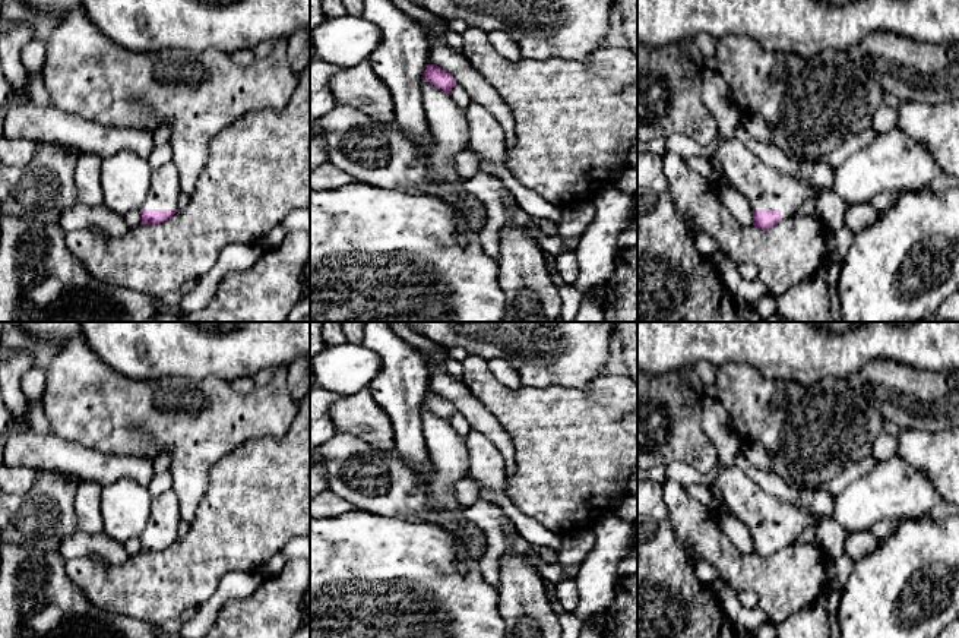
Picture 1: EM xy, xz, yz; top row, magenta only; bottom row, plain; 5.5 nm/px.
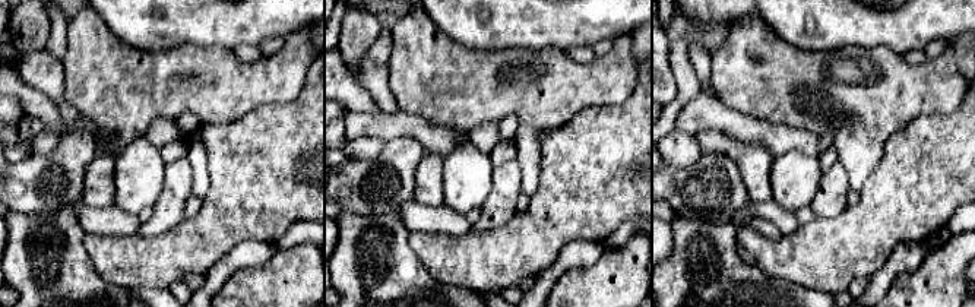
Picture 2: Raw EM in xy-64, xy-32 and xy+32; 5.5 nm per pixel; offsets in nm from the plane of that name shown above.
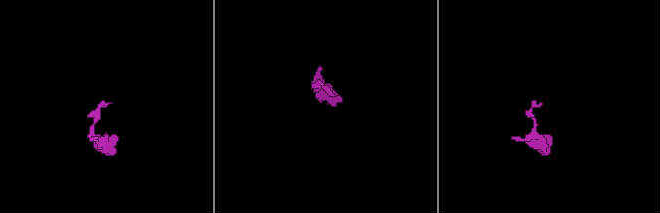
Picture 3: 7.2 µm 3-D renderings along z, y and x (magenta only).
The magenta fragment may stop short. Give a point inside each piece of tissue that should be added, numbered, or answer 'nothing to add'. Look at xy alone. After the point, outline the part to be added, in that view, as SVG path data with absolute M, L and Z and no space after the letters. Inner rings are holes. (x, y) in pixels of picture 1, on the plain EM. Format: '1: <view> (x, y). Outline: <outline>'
1: xy (165, 508). Outline: M170 489L158 498L151 499L151 521L140 537L177 537L180 522L180 502Z

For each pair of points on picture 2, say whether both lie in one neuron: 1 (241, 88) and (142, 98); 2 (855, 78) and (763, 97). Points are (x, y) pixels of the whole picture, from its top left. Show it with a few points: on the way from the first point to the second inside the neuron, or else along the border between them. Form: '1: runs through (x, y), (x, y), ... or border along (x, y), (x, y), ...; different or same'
1: runs through (217, 88), (167, 88); same
2: runs through (832, 89), (787, 89); same

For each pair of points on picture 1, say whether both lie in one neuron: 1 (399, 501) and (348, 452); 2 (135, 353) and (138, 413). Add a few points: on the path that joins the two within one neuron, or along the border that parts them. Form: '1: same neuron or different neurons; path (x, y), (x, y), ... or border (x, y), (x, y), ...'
1: same neuron; path (383, 495), (376, 492), (354, 468)
2: different neurons; border (105, 362), (130, 378), (163, 379), (170, 376)

